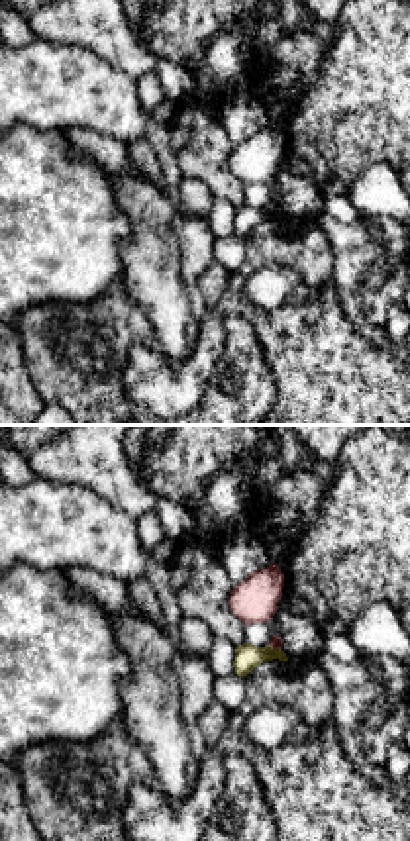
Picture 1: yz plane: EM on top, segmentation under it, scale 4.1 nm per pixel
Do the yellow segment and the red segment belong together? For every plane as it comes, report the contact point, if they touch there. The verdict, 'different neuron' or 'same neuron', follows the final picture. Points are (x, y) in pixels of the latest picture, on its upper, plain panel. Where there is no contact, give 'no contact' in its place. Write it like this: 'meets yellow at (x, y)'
meets yellow at (275, 210)

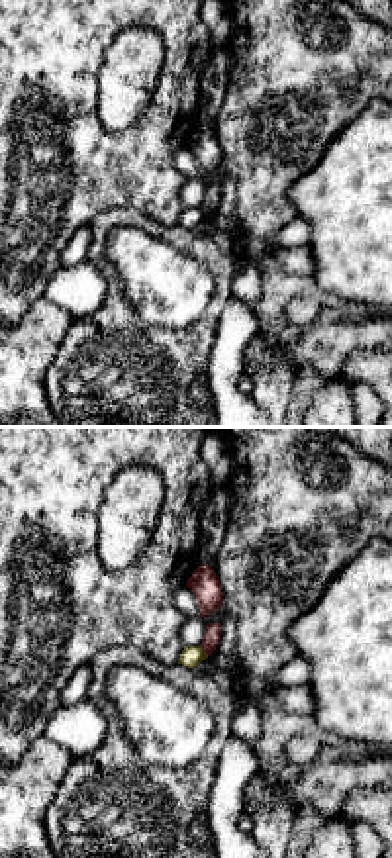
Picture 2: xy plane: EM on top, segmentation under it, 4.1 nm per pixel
meets yellow at (202, 212)

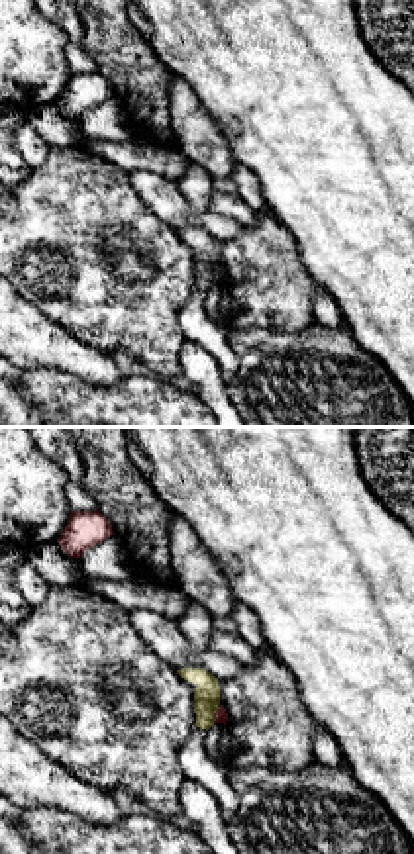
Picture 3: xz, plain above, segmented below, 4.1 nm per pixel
meets yellow at (214, 273)

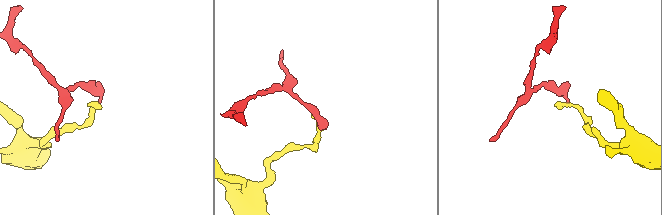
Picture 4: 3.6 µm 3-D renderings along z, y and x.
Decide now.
different neuron

